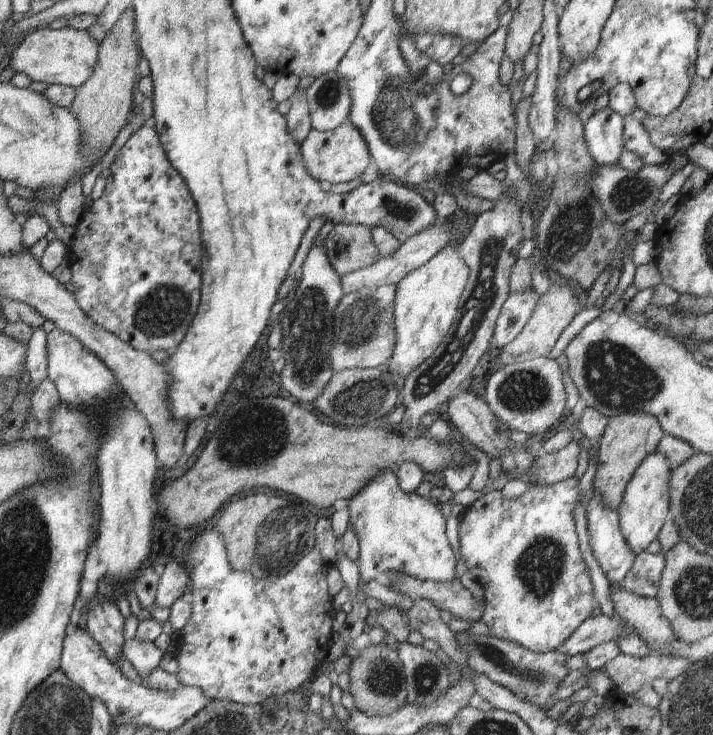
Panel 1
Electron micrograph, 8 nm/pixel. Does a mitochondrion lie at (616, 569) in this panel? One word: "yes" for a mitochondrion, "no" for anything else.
no

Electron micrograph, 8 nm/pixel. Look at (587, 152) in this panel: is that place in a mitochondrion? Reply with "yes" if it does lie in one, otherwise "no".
no

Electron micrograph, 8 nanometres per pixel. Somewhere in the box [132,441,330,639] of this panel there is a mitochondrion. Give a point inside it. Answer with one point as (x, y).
(283, 537)

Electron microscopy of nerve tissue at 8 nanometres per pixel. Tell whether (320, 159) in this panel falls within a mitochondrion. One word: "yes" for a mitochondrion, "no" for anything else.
no

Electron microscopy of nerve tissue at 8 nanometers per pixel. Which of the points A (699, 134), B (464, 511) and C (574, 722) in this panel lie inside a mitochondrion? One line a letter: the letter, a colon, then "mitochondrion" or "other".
A: other
B: other
C: other

